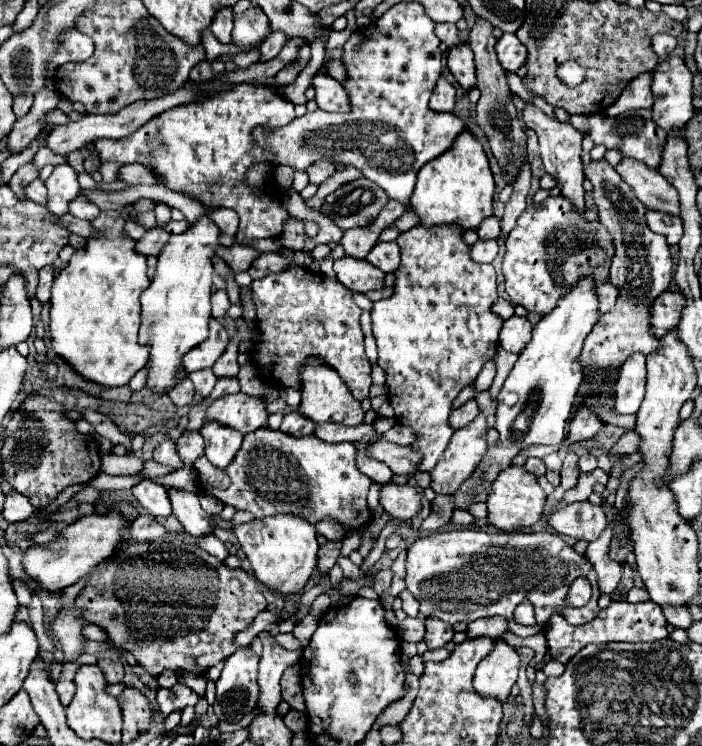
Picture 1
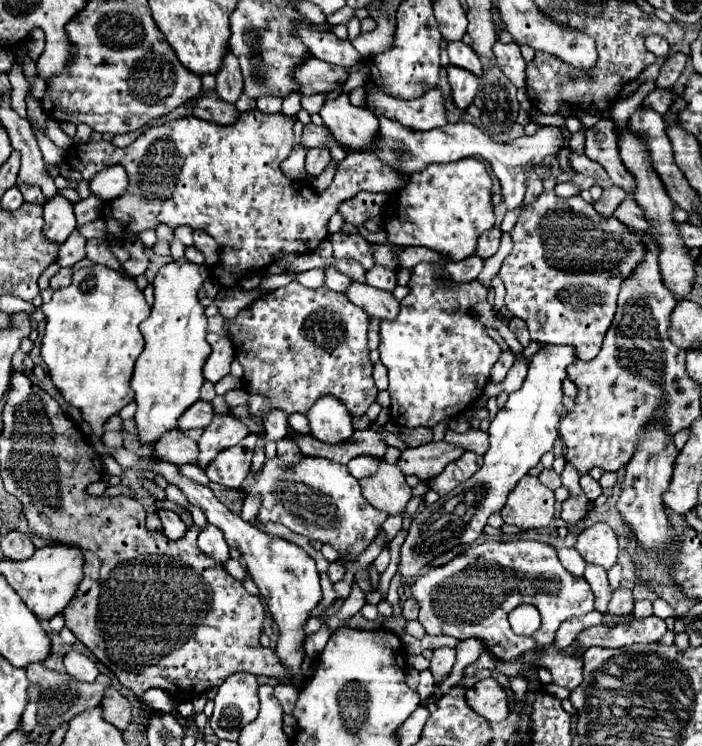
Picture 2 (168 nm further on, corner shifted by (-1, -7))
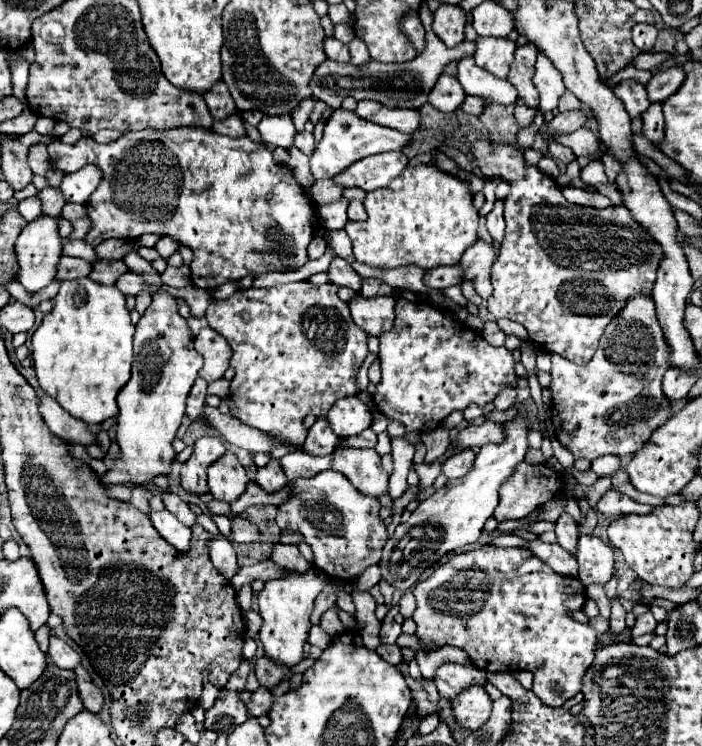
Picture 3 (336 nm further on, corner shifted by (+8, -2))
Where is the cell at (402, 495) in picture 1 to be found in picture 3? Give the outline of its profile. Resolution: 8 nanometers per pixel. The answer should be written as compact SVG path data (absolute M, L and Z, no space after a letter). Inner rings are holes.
M337 448L333 470L347 476L347 480L361 492L381 498L389 492L389 474L381 466L381 456L369 448Z

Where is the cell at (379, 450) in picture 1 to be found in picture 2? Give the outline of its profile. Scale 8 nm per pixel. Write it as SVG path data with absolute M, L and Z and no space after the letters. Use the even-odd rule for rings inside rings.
M446 441L426 443L402 451L402 457L396 465L404 475L416 475L422 481L428 481L430 477L438 475L448 463L460 459L464 451L466 451L464 447Z

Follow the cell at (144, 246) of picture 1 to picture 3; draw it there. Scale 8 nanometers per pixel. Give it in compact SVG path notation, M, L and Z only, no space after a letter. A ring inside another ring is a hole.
M97 260L93 262L93 272L91 278L101 284L115 284L115 280L127 272L127 266L123 260Z

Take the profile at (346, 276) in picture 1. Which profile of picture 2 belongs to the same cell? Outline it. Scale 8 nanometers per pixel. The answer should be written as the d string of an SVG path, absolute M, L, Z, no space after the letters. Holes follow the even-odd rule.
M352 283L346 291L346 297L354 305L364 309L368 317L374 317L378 321L394 321L400 311L400 303L394 299L392 293L376 291L366 283Z

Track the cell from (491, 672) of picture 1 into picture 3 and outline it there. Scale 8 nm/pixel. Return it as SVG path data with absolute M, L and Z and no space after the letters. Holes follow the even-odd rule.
M469 686L451 702L453 714L463 728L477 730L489 720L491 698L483 686Z

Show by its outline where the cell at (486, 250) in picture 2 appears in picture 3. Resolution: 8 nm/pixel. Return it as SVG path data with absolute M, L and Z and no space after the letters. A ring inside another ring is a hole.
M479 238L475 244L471 244L463 252L463 258L459 262L459 266L465 272L465 278L475 282L475 290L483 300L487 300L493 290L491 280L489 280L489 270L491 270L493 260L495 260L493 244Z

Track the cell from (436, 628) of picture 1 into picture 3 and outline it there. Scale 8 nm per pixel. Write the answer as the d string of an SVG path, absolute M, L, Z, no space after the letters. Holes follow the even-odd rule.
M445 662L435 672L435 686L441 696L453 700L461 690L471 684L485 684L487 674L475 666L461 666L453 662Z

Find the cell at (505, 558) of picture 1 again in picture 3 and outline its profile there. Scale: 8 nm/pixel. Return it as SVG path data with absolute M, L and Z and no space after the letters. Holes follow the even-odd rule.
M485 544L471 552L453 554L449 562L413 586L411 592L417 600L417 610L413 612L417 636L425 644L433 642L437 646L451 644L463 648L471 662L485 672L531 670L535 674L533 692L547 706L561 706L581 690L581 678L593 662L597 636L587 624L575 622L569 612L583 608L585 586L579 578L553 572L529 548L497 548Z

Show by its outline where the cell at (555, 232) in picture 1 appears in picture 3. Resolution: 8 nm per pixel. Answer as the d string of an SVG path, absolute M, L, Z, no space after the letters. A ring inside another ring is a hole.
M477 140L477 142L481 142L481 144L471 146L471 150L473 150L473 156L475 156L475 160L477 160L481 172L483 172L485 176L505 176L505 180L509 180L509 182L513 184L509 196L505 198L505 222L507 222L507 226L505 226L505 238L503 238L503 242L501 242L499 258L497 258L497 262L493 264L493 272L491 272L493 294L491 294L491 298L487 300L487 308L489 308L489 312L493 314L495 320L499 320L499 318L509 318L509 320L515 320L515 322L523 324L523 326L527 328L529 336L531 336L531 342L535 342L539 348L543 348L543 350L547 350L547 352L557 352L557 354L561 354L563 358L567 358L567 360L571 360L571 362L575 362L575 364L585 364L585 362L589 362L589 360L593 358L593 354L595 354L595 350L597 350L597 342L599 342L599 338L601 338L605 326L611 322L613 316L619 314L619 310L625 306L625 300L627 300L629 296L637 294L637 292L651 294L651 288L653 288L653 282L655 282L655 272L657 272L657 266L659 266L659 262L661 262L663 252L661 252L659 244L647 234L647 230L643 230L643 228L631 218L631 214L629 214L629 210L627 210L625 206L609 206L609 208L605 208L605 210L597 210L597 208L589 210L589 208L575 206L575 208L579 210L579 214L575 214L575 208L569 208L569 210L571 210L569 216L573 216L569 222L561 222L561 220L557 220L557 216L553 216L555 220L551 220L551 218L545 216L543 212L549 210L549 208L555 208L555 206L563 206L561 202L565 202L565 198L563 198L561 188L557 186L557 182L555 182L553 178L541 174L535 166L527 166L525 160L523 160L523 150L521 150L519 146L491 146L491 144L487 144L487 142L483 144L483 140Z

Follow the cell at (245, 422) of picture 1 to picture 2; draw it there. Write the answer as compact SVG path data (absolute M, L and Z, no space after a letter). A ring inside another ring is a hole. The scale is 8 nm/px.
M216 415L212 419L212 423L204 429L204 433L202 433L200 441L198 441L198 445L200 445L198 467L202 471L206 471L210 461L220 451L238 445L248 433L250 433L248 427L244 423L240 423L236 417L232 417L232 415Z

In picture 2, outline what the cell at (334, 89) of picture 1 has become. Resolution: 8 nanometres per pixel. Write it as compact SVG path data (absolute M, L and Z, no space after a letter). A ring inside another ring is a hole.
M340 95L336 99L326 99L320 117L324 119L324 125L330 129L330 133L336 137L336 141L350 151L370 151L370 149L378 149L372 147L374 141L380 135L380 121L376 115L372 115L372 111L368 111L366 107L352 107L348 101L348 95Z

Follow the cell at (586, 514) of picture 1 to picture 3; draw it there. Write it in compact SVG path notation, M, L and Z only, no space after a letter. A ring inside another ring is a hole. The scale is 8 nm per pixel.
M581 534L577 542L579 580L589 586L593 582L605 584L613 576L613 550L597 536Z

